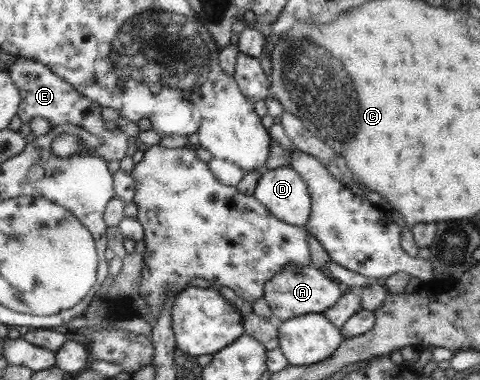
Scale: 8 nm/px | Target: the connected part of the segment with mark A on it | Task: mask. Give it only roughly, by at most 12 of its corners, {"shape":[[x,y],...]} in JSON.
{"shape":[[287,265],[264,286],[282,321],[324,314],[341,298],[314,268]]}

